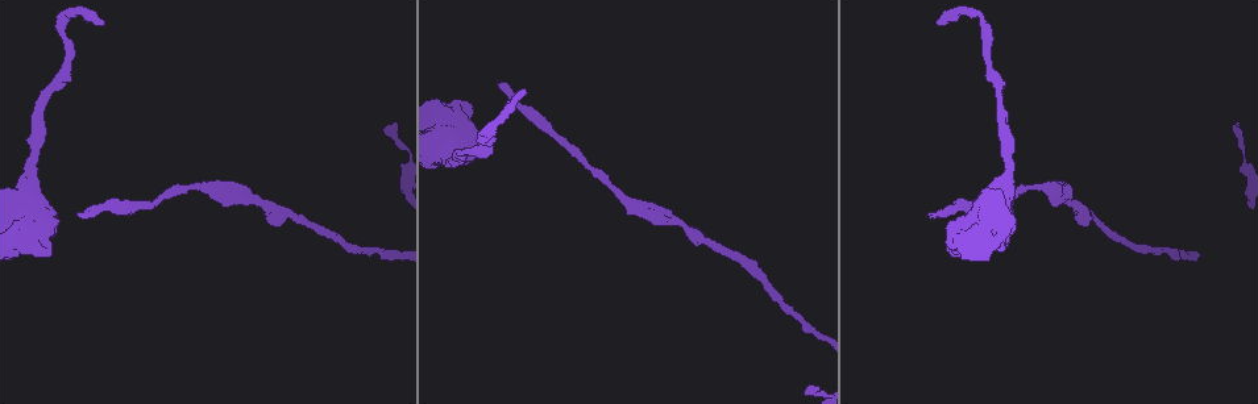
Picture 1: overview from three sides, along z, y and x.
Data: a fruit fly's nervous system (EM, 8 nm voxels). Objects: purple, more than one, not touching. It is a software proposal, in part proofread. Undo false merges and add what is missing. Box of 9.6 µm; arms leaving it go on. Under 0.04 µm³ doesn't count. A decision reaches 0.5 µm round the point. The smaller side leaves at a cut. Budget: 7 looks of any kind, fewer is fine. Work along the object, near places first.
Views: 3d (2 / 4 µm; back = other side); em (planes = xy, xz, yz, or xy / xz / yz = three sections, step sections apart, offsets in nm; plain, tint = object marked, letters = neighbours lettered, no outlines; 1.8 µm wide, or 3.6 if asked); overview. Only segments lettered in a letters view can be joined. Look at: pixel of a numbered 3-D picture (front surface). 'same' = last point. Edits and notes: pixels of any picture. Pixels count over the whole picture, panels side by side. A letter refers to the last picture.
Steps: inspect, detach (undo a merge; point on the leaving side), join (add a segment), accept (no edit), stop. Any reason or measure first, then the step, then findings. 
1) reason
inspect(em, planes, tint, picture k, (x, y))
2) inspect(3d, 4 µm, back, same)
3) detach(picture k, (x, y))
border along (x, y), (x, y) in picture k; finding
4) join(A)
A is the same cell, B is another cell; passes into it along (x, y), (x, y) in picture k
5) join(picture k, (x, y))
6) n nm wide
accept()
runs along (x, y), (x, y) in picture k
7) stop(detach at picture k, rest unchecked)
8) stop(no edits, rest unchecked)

branch stops here
inspect(em, xz, step 16, tint, picture 1, (931, 216))

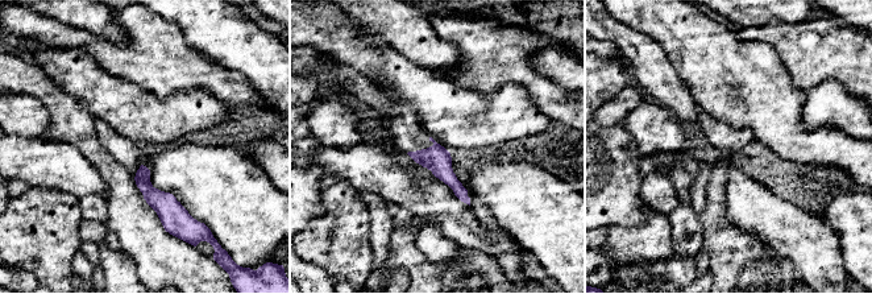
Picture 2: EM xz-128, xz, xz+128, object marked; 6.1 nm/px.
inspect(em, planes, letters, same)

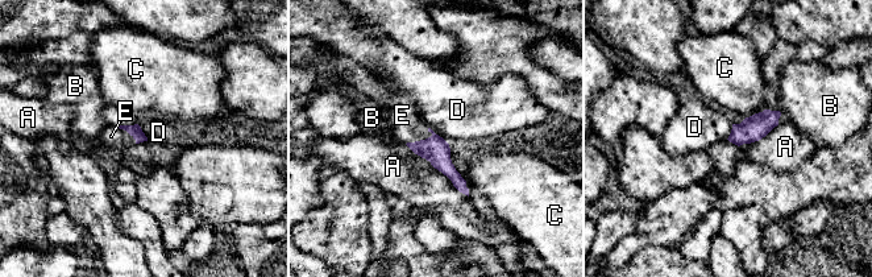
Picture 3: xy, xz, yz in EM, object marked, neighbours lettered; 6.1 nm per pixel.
join(E)
E is the same cell, A, B, C and D are other cells; passes into it along (435, 149), (420, 140), (402, 115) in picture 3; it goes on there

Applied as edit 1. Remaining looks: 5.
see it whole again
inspect(overview)

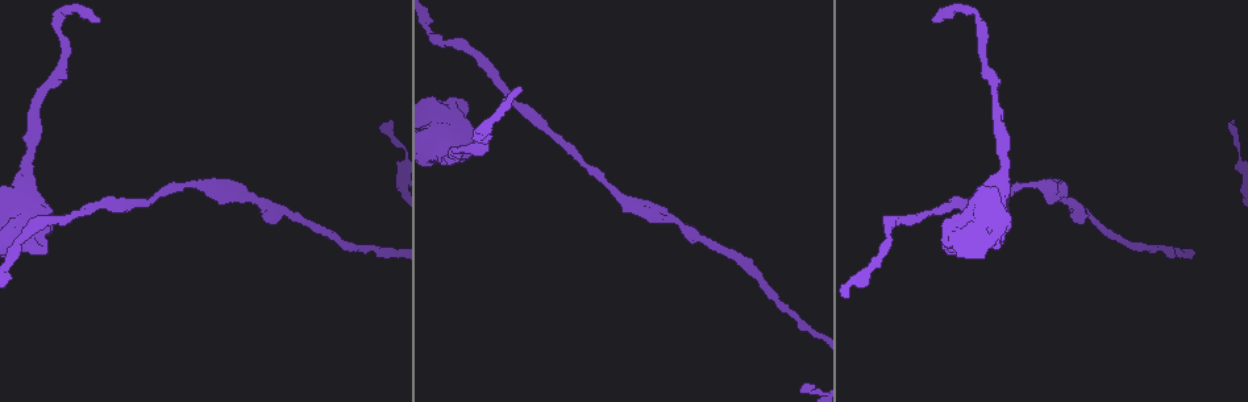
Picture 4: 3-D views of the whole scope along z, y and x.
branch stops here
inspect(3d, 4 µm, picture 4, (100, 17))

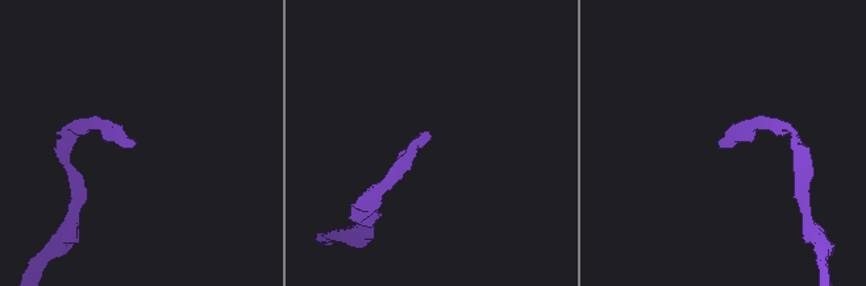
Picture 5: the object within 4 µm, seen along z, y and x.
now the EM
inspect(em, xy, step 8, letters, picture 5, (721, 145))

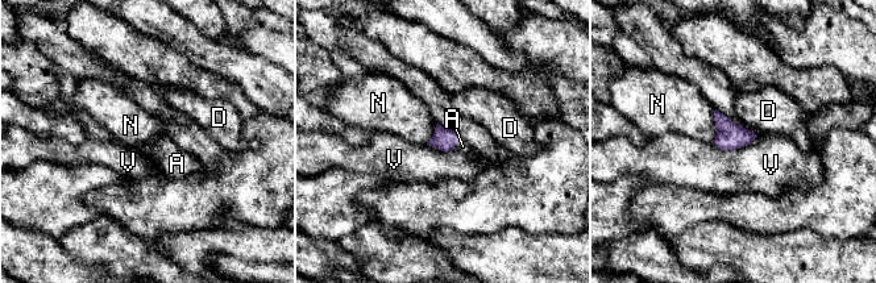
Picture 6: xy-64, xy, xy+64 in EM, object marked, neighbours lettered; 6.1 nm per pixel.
inspect(em, planes, letters, same)

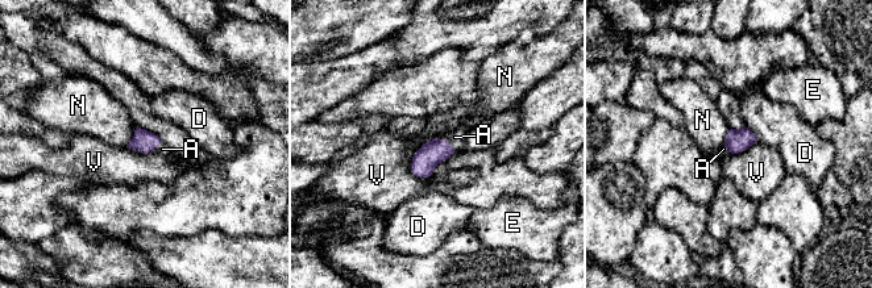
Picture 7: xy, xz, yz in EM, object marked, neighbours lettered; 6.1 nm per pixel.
join(A)
A is the same cell, D, E, N and V are other cells; it goes on there

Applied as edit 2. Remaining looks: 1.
stop(join at picture 3, join at picture 7, rest unchecked)

